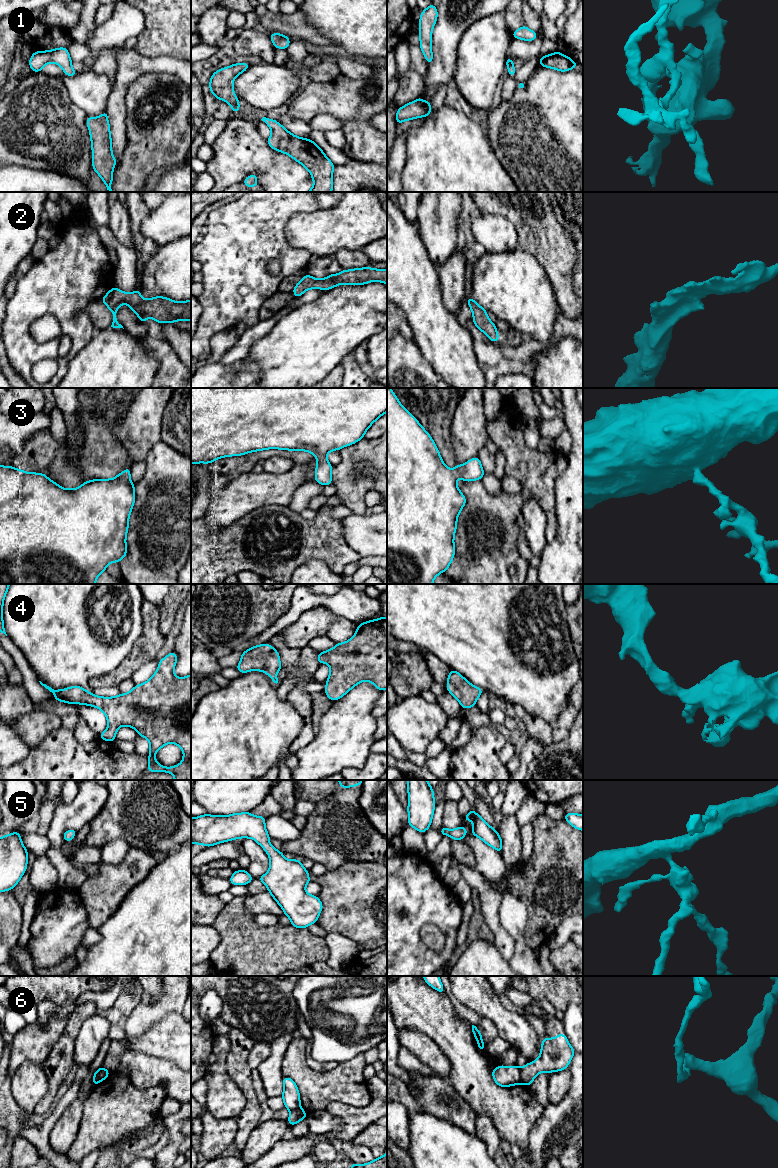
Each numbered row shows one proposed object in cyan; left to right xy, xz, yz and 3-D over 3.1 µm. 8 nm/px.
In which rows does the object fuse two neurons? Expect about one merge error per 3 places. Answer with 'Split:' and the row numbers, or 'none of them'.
Split: 6

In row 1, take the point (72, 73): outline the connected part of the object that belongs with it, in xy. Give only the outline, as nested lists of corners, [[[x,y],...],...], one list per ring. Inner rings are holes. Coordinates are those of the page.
[[[60,47],[49,51],[36,51],[29,60],[29,66],[33,72],[42,71],[48,63],[58,64],[67,76],[76,76],[72,69],[72,61],[67,48]]]

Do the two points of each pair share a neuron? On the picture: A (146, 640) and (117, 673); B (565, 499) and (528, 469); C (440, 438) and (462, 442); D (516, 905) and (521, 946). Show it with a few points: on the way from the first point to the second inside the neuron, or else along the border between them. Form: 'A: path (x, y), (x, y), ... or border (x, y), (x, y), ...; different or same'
A: path (144, 649), (126, 667); same
B: border (565, 469), (556, 480), (554, 486), (555, 512); different
C: border (452, 416), (450, 436), (457, 463); different
D: path (516, 915), (516, 929), (519, 936); same

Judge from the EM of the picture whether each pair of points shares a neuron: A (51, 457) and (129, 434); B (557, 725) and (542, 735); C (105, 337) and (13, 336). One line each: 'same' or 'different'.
A: different
B: different
C: different

